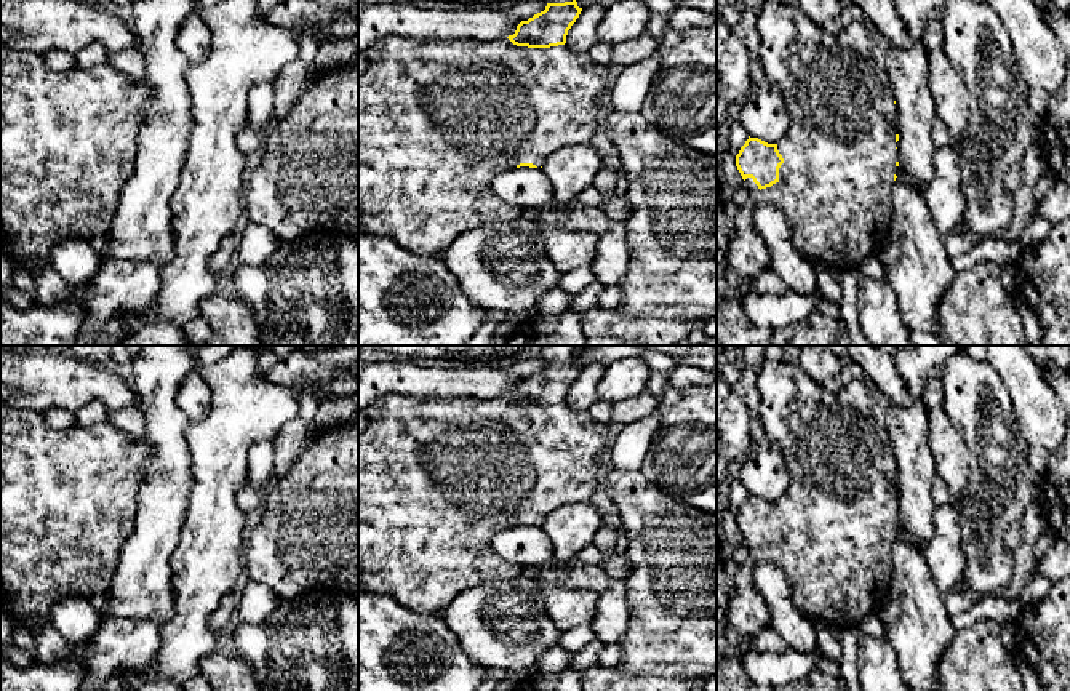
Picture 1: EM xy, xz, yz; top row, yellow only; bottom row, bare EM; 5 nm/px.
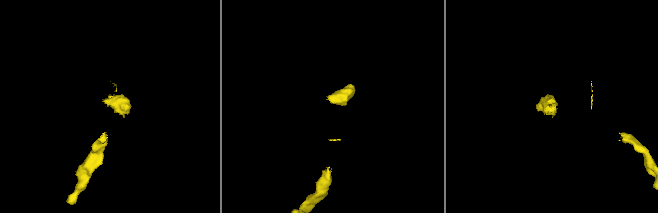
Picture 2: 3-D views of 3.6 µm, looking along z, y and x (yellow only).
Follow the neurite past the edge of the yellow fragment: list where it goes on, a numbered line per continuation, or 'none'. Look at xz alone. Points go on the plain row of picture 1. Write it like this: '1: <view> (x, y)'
1: xz (437, 479)

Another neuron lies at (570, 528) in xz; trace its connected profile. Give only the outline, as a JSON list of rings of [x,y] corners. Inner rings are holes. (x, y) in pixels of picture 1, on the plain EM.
[[[587,501],[555,509],[541,528],[552,542],[553,558],[569,561],[593,544],[601,525],[601,515]]]

